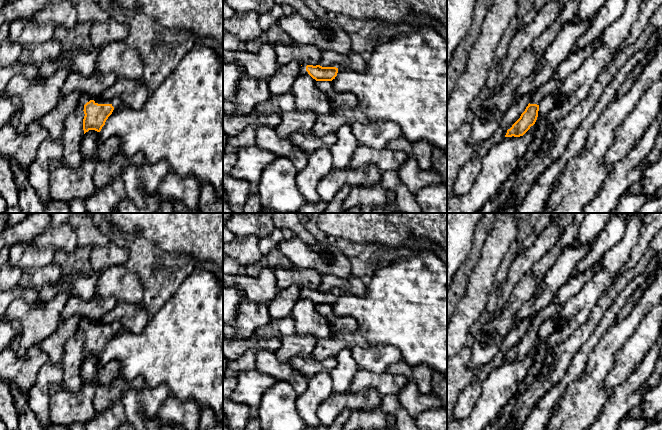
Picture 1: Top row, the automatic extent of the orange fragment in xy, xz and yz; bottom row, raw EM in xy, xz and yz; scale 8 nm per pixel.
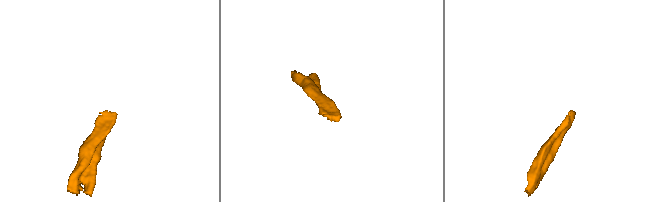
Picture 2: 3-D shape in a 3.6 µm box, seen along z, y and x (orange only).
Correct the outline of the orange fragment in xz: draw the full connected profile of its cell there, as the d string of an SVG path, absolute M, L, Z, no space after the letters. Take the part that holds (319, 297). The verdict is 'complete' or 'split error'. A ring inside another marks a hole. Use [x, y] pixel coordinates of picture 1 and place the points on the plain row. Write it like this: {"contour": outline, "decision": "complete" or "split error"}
{"contour": "M303 288L300 291L300 296L308 297L316 305L332 305L337 300L338 292Z", "decision": "split error"}

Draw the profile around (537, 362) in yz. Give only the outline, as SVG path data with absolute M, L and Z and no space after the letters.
M555 315L539 328L538 341L534 348L535 355L523 382L519 385L517 393L509 400L506 406L502 408L498 417L493 420L485 430L503 430L510 422L518 398L531 386L536 375L542 368L546 353L550 348L550 346L547 344L547 341L549 337L556 331L558 324L559 317Z

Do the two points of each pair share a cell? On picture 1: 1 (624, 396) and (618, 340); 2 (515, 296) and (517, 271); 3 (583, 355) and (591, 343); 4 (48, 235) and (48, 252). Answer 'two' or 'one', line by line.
1: two
2: two
3: one
4: two

